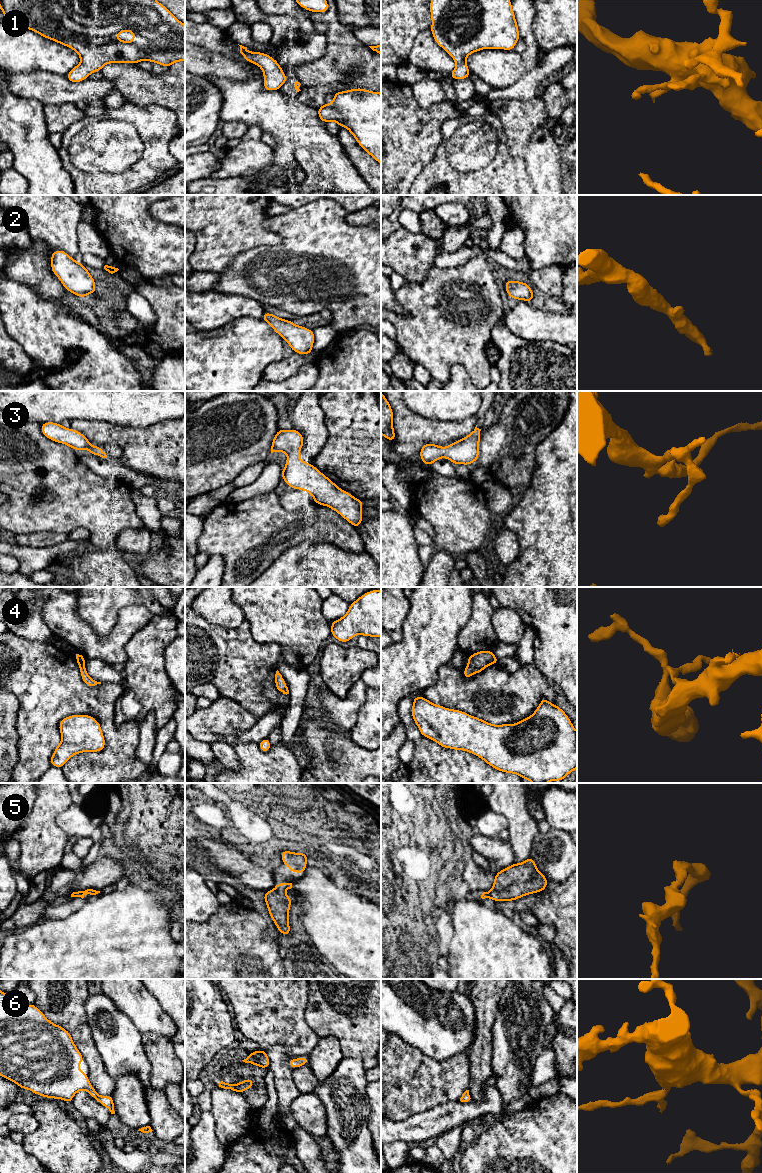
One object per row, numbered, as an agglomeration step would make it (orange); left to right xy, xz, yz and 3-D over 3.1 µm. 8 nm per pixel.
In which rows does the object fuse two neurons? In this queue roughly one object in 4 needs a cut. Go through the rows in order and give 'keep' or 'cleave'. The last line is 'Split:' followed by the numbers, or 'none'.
1: keep
2: keep
3: keep
4: keep
5: keep
6: keep
Split: none

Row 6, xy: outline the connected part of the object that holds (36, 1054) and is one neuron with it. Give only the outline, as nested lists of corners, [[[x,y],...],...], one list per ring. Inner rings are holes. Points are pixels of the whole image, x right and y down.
[[[0,991],[0,1076],[17,1084],[20,1089],[71,1103],[74,1095],[86,1090],[92,1098],[115,1114],[112,1096],[100,1096],[90,1084],[88,1075],[78,1066],[84,1058],[71,1034],[49,1021],[36,1005],[18,1003],[11,994]]]

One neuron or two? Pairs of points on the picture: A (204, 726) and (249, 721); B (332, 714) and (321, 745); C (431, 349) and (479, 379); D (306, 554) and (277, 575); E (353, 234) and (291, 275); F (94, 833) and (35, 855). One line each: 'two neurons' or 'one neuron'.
A: one neuron
B: two neurons
C: one neuron
D: one neuron
E: one neuron
F: two neurons

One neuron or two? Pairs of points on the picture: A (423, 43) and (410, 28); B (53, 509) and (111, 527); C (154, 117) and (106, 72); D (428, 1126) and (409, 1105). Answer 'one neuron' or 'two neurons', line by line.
A: two neurons
B: one neuron
C: two neurons
D: two neurons

